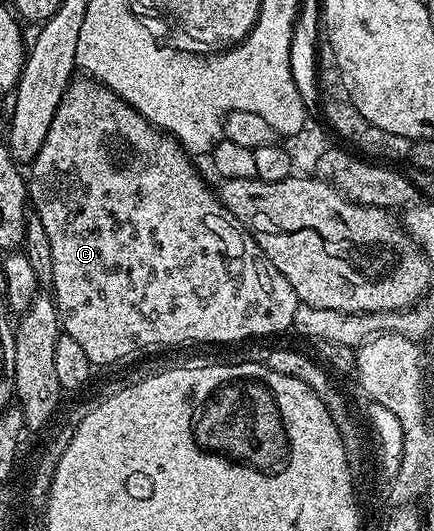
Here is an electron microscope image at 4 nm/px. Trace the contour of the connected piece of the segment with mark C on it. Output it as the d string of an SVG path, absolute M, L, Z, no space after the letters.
M88 75L78 76L76 79L70 81L67 91L55 111L55 119L51 119L51 131L47 131L47 139L43 139L43 147L39 147L39 155L31 163L30 169L33 170L28 170L27 201L31 206L32 212L42 220L44 230L47 231L48 242L51 243L51 258L54 263L54 281L51 297L57 303L57 315L61 319L64 336L75 339L75 343L79 343L79 347L83 347L84 353L87 354L87 359L95 367L113 365L116 361L121 361L124 357L129 357L132 353L139 352L140 349L157 349L160 345L229 345L232 341L245 341L248 337L269 337L272 333L283 332L285 328L288 330L293 324L299 302L295 291L291 287L291 283L287 283L287 279L283 274L265 258L265 253L257 246L256 239L249 233L246 233L243 226L229 214L229 208L221 202L220 196L214 190L213 193L209 190L208 183L197 174L197 169L193 166L193 161L194 158L186 153L185 148L175 138L158 129L156 125L152 125L146 117L139 115L139 111L131 108L122 97L112 93L100 81L95 81Z

